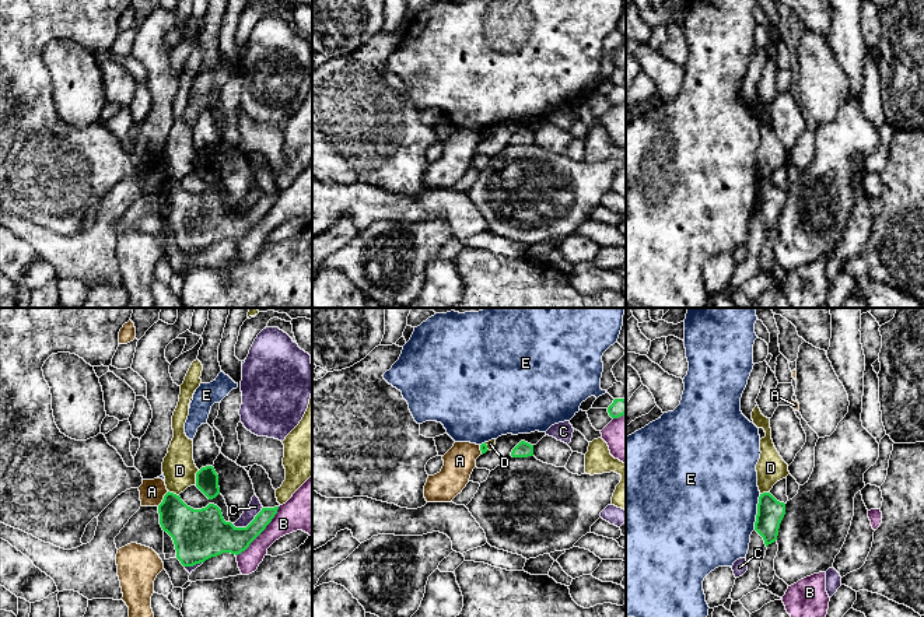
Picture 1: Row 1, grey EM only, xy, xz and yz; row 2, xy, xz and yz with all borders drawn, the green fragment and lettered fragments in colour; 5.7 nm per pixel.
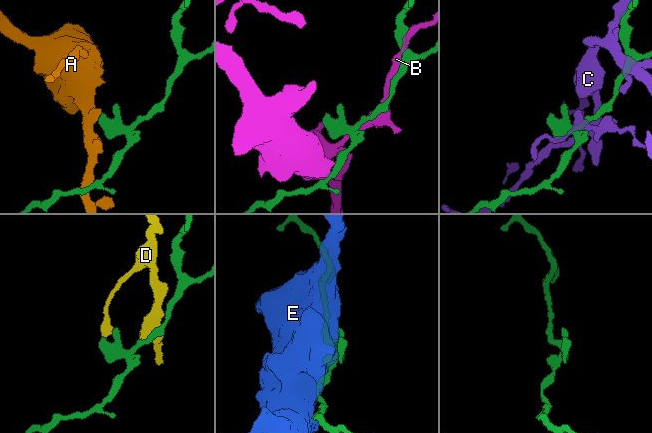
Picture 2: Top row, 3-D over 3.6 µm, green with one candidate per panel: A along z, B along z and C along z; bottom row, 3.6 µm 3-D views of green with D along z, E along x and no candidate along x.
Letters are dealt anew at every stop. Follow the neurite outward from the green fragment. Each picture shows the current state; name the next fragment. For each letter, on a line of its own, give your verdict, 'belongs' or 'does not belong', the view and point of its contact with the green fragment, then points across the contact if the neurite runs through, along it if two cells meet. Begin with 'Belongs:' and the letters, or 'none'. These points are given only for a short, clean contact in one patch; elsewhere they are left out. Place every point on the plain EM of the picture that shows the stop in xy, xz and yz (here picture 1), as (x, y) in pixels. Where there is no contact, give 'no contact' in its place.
Belongs: none
A: does not belong | xy (164, 185) | along xy (168, 178), (157, 192)
B: does not belong | xy (261, 218)
C: does not belong | xy (249, 210)
D: does not belong | xy (196, 164)
E: does not belong | yz (758, 199)

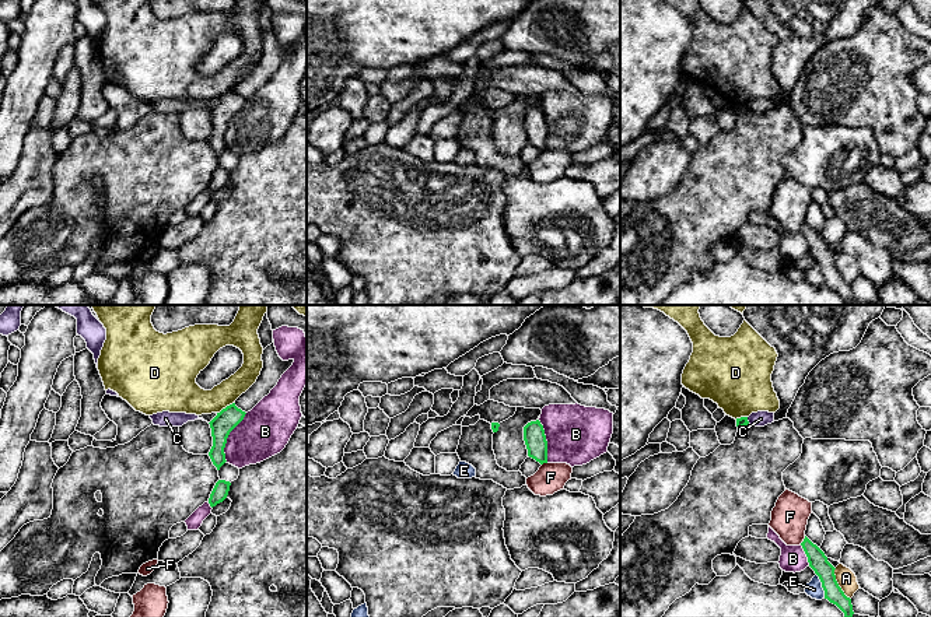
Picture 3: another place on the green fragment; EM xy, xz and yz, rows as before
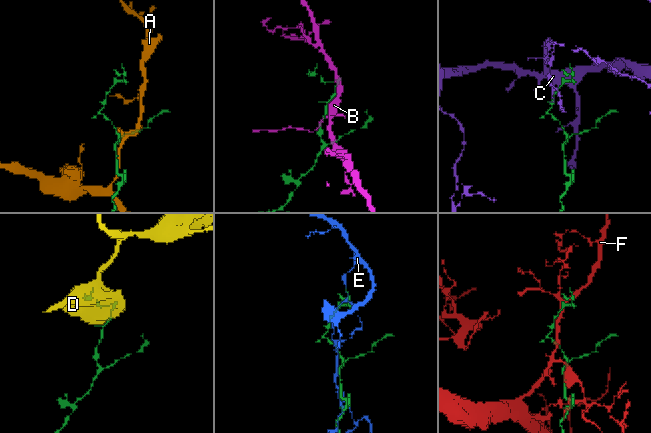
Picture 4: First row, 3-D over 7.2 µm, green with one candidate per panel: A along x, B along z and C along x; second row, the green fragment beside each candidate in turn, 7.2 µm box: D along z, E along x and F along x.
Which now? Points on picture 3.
Belongs: none
A: does not belong | yz (837, 270)
B: does not belong | xy (227, 123)
C: does not belong | yz (746, 107) | along yz (746, 104), (749, 109)
D: does not belong | xy (227, 93) | along xy (234, 88), (217, 100)
E: does not belong | yz (822, 273)
F: does not belong | yz (804, 227)

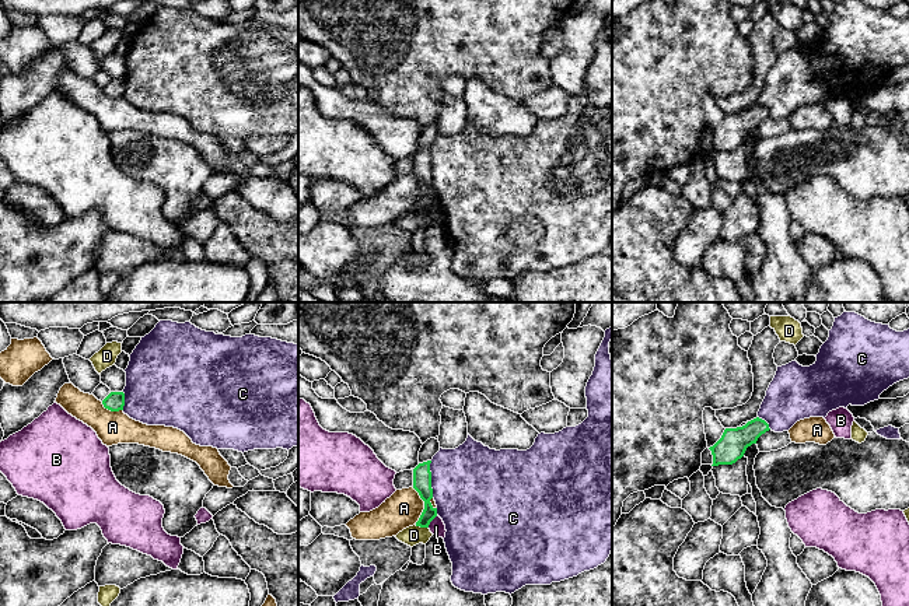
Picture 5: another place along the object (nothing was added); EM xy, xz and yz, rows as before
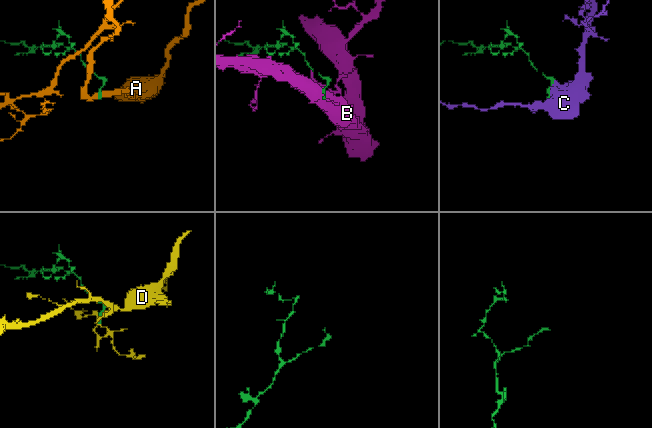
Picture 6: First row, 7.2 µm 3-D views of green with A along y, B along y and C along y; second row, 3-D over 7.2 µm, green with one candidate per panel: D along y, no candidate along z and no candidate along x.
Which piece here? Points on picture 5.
Belongs: none
A: does not belong | xz (425, 192) | along xz (412, 174), (423, 188), (423, 198), (416, 210)
B: does not belong | xz (432, 206) | along xz (437, 202), (427, 213)
C: does not belong | xz (430, 165)
D: does not belong | xz (422, 213) | along xz (415, 212), (427, 214)

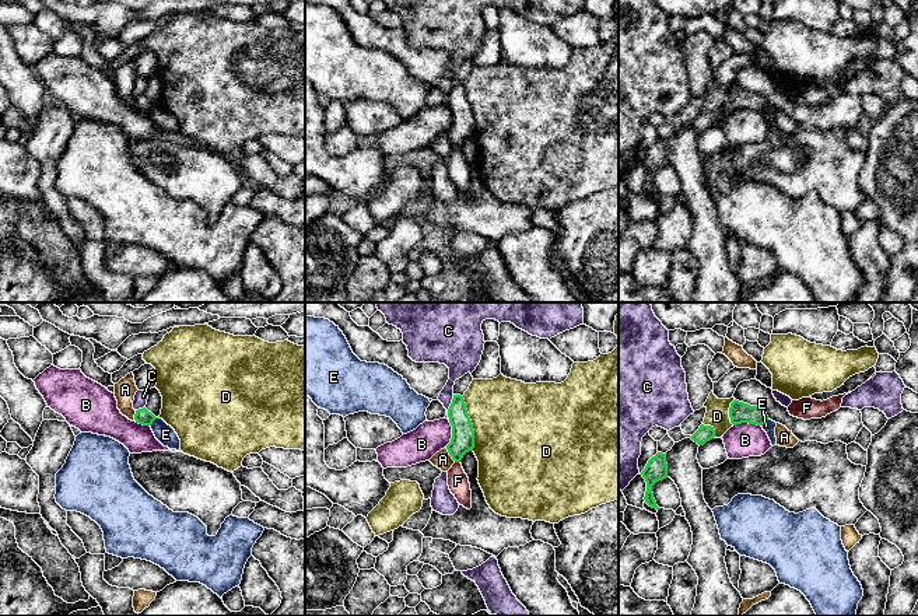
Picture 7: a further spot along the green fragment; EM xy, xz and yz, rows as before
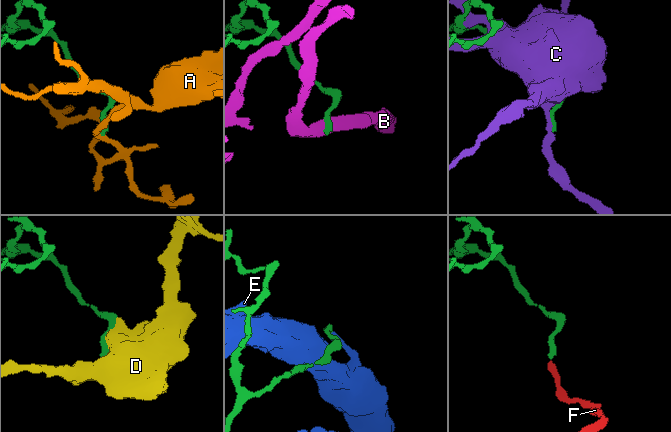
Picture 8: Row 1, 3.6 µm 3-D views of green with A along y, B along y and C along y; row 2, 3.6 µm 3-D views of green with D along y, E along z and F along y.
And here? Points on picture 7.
Belongs: F
A: does not belong | xz (449, 140) | along xz (445, 135), (455, 147)
B: does not belong | xz (452, 121) | along xz (449, 107), (451, 128), (445, 133)
C: does not belong | xz (449, 94)
D: does not belong | xz (470, 109)
E: does not belong | xy (153, 107) | along xy (158, 104), (150, 112)
F: belongs | xz (458, 147) | across xz (462, 128), (458, 133), (458, 147), (458, 167)

